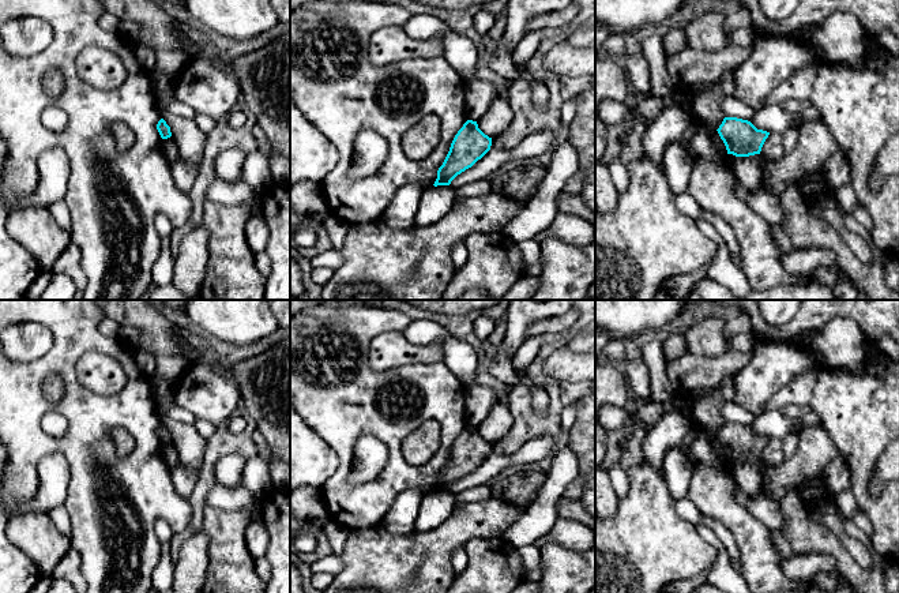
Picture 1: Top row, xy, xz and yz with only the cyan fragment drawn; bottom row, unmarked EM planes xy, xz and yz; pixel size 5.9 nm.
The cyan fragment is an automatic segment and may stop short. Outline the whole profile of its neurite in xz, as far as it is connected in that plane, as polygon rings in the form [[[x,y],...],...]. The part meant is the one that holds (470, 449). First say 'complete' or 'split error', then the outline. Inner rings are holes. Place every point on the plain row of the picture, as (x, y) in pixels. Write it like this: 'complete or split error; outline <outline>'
complete; outline [[[467,425],[455,440],[433,491],[450,491],[458,480],[481,465],[490,455],[490,451],[492,443],[478,434],[477,427]]]

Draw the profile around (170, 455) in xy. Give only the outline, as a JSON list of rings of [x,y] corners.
[[[172,442],[168,444],[163,444],[162,453],[163,453],[165,463],[168,465],[170,470],[180,465],[176,446]]]

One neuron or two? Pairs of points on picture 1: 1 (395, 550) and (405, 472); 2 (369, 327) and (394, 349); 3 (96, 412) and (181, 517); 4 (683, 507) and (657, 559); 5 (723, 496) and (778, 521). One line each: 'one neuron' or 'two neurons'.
1: two neurons
2: two neurons
3: one neuron
4: two neurons
5: two neurons

